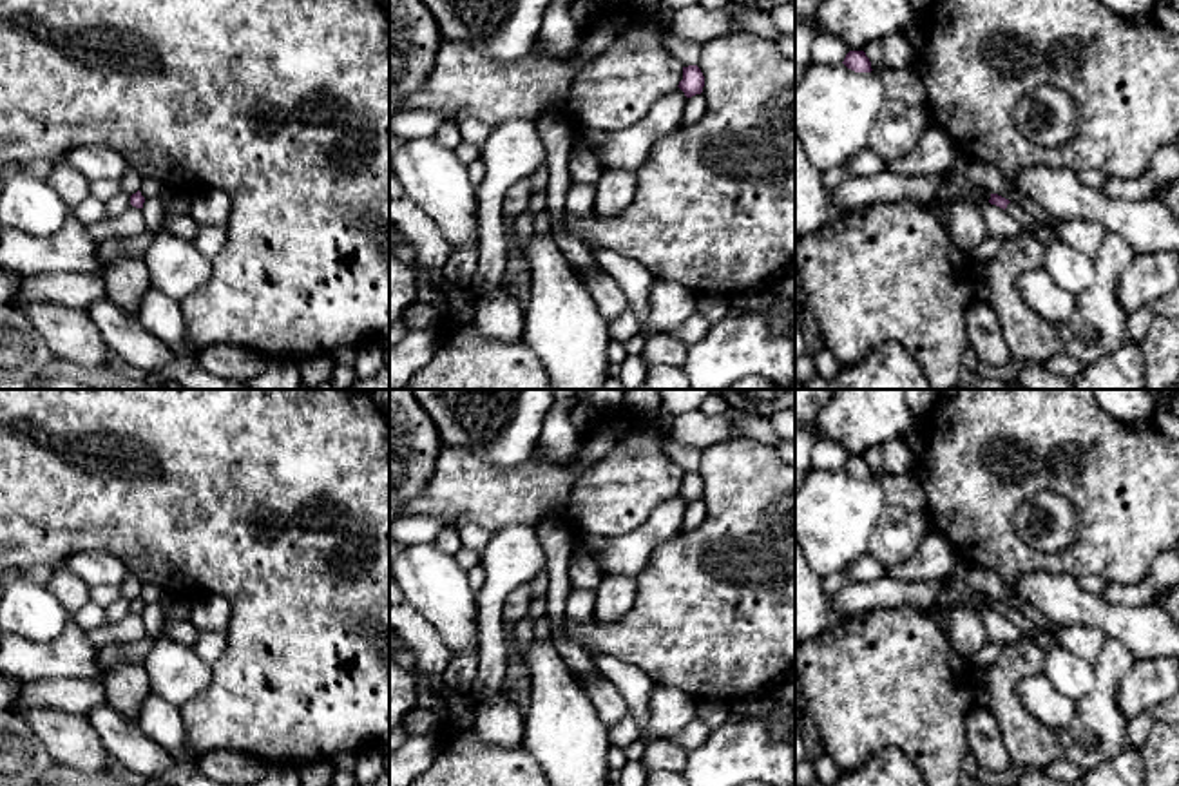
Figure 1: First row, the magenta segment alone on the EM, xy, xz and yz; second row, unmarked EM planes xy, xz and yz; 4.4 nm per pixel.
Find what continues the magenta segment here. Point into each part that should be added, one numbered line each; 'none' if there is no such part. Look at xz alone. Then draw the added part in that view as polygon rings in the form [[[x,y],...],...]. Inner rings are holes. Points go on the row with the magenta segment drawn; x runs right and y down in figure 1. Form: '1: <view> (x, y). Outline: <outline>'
none

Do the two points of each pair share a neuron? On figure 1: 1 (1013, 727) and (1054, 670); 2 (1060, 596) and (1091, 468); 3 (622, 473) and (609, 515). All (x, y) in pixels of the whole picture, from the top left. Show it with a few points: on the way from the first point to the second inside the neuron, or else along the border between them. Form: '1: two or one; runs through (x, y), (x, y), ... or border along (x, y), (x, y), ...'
1: two; border along (1045, 651), (1040, 672)
2: two; border along (1022, 576), (1049, 573), (1069, 575), (1076, 580)
3: one; runs through (613, 484), (609, 488), (609, 504)

